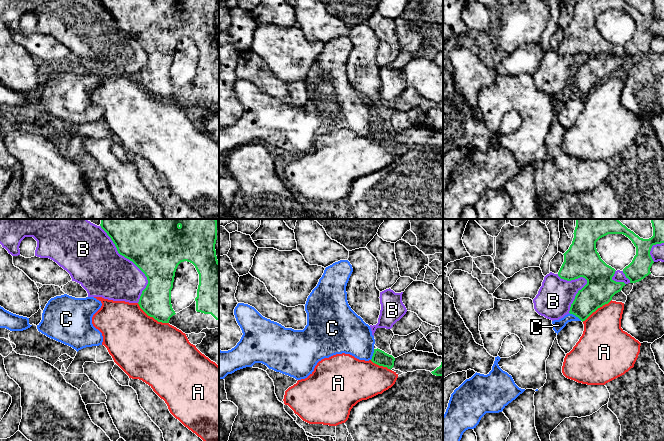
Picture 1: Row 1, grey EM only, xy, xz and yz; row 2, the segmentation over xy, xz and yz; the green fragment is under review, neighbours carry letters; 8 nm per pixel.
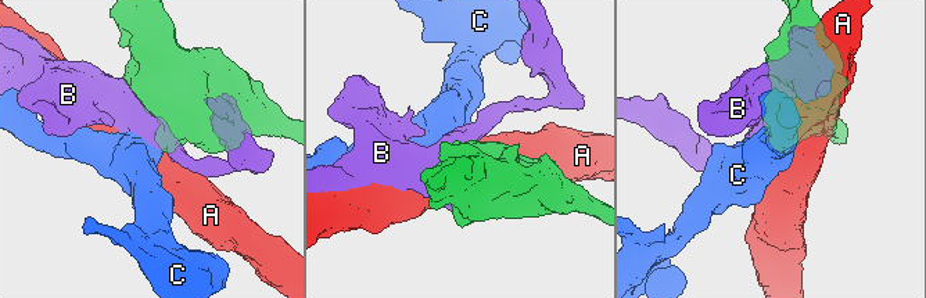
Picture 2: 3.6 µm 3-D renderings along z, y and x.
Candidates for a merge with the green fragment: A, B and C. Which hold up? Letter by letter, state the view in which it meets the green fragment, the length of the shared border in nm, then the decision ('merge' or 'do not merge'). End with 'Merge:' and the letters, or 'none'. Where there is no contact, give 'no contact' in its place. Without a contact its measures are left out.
A: meets green in xy; contact 300 nm long; do not merge
B: meets green in xy; contact 700 nm long; do not merge
C: meets green in yz; contact 120 nm long; do not merge
Merge: none

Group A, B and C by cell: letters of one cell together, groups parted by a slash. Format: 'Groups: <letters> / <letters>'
Groups: A / B / C

